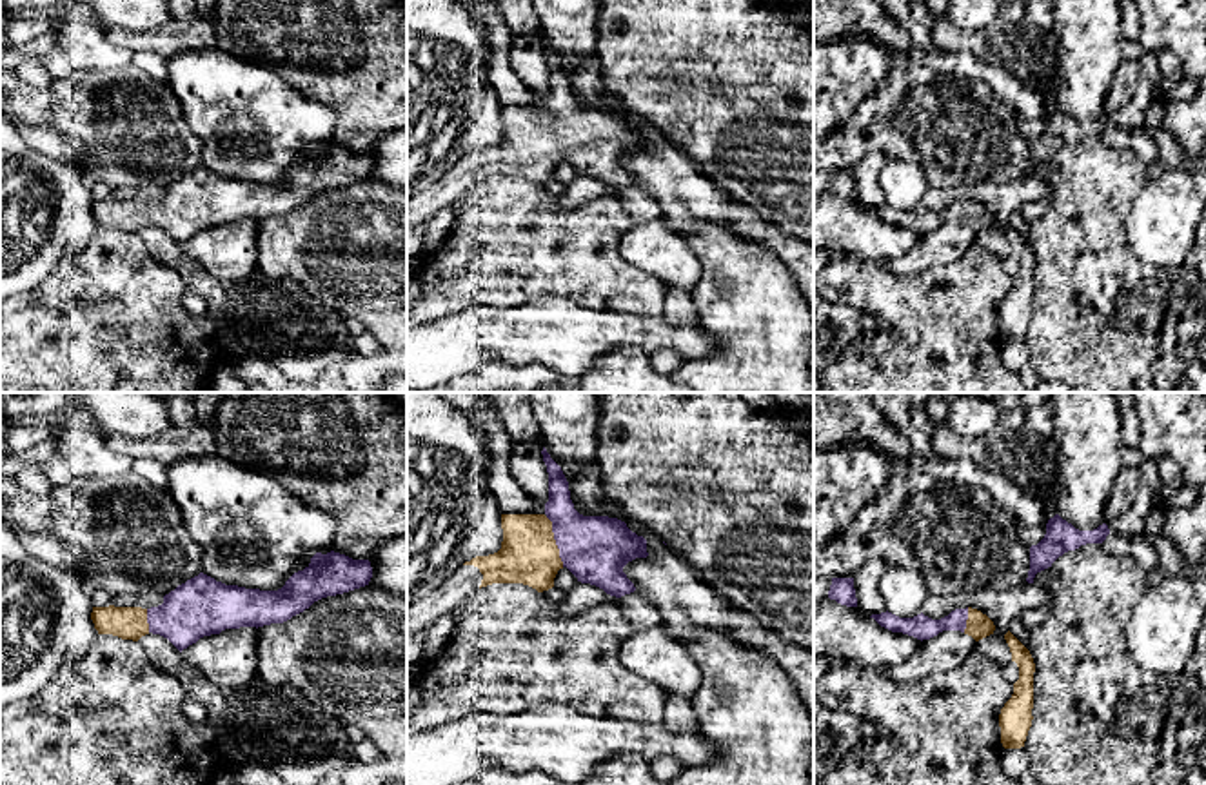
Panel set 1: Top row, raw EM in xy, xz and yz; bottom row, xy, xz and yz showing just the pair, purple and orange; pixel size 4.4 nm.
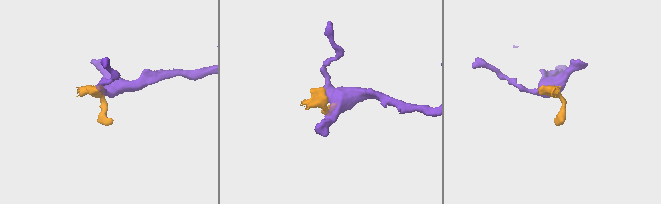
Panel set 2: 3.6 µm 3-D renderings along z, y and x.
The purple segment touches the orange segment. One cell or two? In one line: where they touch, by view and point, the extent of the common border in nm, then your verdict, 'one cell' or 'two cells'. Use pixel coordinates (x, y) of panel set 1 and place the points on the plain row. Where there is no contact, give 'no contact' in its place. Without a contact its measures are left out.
xz (556, 135) | 240 nm | one cell

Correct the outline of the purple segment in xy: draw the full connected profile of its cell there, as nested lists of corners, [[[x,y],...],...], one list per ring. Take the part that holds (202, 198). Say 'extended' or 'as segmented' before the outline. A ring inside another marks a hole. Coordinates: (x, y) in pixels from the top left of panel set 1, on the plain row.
extended; [[[316,145],[282,182],[260,184],[225,178],[200,165],[163,189],[163,196],[142,200],[93,200],[98,227],[138,234],[153,225],[167,231],[180,245],[203,229],[225,222],[283,216],[314,194],[369,178],[369,153],[340,145]]]

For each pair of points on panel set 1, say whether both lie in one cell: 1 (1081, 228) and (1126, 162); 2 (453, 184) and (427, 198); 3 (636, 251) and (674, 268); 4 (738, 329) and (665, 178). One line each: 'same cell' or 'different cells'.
1: same cell
2: same cell
3: same cell
4: different cells

